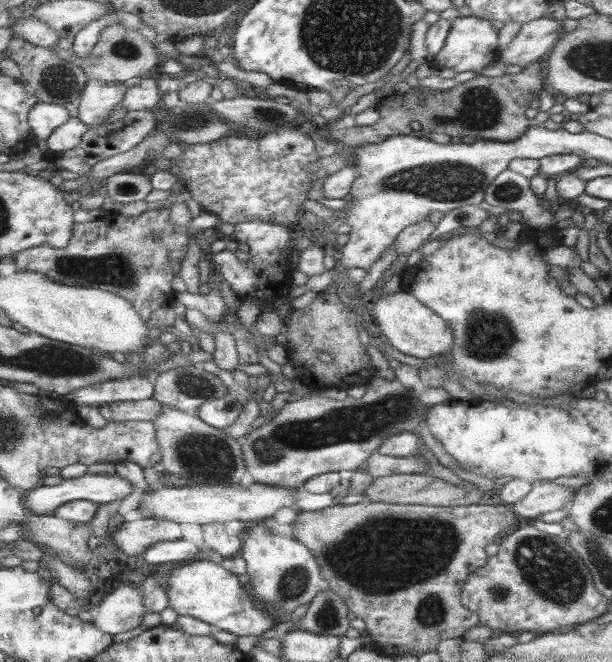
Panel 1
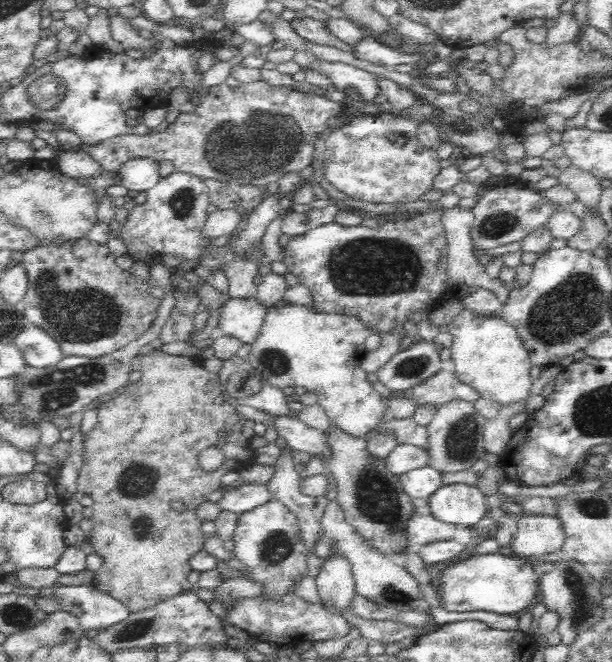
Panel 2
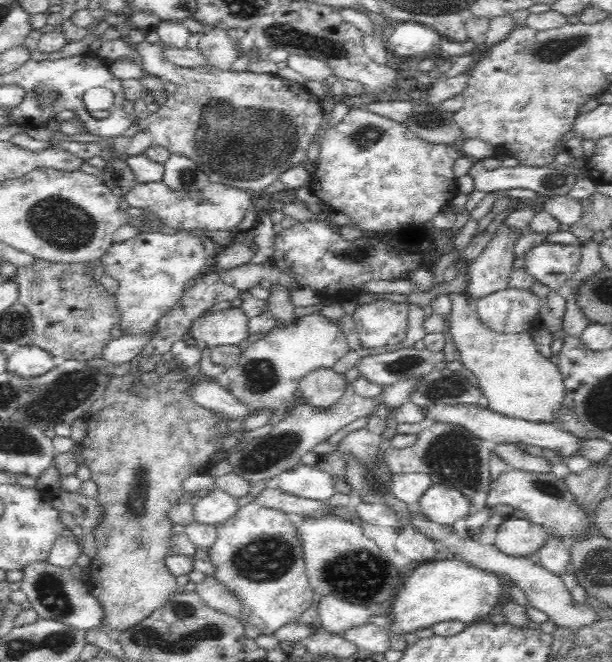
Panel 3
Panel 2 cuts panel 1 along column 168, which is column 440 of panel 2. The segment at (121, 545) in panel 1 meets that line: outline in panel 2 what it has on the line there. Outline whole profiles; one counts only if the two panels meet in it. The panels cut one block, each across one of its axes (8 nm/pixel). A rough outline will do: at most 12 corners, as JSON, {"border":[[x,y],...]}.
{"border":[[412,514],[406,524],[408,550],[454,540],[454,524]]}

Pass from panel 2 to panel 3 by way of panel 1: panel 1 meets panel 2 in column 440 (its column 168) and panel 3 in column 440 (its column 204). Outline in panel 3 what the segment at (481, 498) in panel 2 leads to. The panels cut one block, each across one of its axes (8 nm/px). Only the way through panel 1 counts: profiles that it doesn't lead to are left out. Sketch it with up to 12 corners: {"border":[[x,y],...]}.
{"border":[[432,484],[416,508],[430,522],[454,526],[472,514],[462,492]]}

